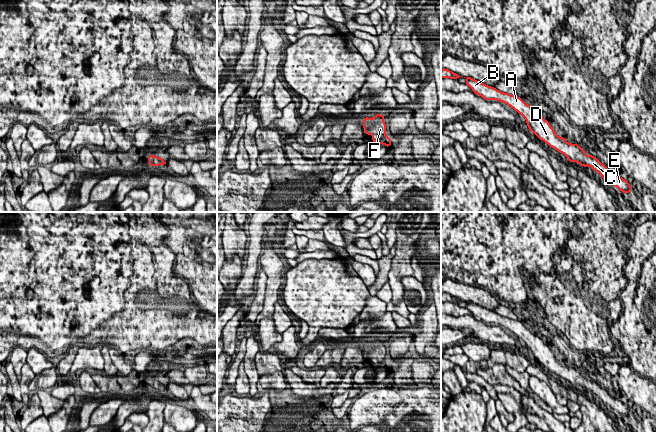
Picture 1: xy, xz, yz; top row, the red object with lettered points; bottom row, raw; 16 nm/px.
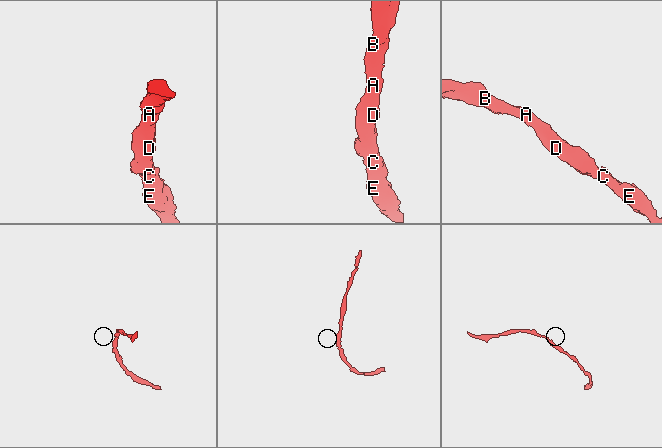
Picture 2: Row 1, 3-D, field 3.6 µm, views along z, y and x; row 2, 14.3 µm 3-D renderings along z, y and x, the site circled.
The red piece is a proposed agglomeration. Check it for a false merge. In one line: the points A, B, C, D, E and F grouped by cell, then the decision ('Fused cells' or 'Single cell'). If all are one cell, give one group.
Groups: A B C D E F. Single cell

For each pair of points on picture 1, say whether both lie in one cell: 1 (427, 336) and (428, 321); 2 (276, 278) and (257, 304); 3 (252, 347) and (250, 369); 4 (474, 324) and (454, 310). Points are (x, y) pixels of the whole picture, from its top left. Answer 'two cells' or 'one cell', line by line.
1: one cell
2: two cells
3: one cell
4: two cells

